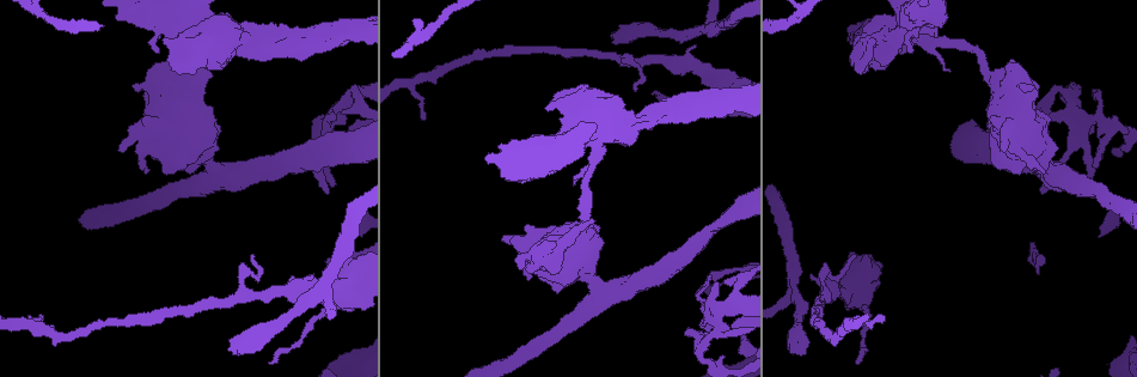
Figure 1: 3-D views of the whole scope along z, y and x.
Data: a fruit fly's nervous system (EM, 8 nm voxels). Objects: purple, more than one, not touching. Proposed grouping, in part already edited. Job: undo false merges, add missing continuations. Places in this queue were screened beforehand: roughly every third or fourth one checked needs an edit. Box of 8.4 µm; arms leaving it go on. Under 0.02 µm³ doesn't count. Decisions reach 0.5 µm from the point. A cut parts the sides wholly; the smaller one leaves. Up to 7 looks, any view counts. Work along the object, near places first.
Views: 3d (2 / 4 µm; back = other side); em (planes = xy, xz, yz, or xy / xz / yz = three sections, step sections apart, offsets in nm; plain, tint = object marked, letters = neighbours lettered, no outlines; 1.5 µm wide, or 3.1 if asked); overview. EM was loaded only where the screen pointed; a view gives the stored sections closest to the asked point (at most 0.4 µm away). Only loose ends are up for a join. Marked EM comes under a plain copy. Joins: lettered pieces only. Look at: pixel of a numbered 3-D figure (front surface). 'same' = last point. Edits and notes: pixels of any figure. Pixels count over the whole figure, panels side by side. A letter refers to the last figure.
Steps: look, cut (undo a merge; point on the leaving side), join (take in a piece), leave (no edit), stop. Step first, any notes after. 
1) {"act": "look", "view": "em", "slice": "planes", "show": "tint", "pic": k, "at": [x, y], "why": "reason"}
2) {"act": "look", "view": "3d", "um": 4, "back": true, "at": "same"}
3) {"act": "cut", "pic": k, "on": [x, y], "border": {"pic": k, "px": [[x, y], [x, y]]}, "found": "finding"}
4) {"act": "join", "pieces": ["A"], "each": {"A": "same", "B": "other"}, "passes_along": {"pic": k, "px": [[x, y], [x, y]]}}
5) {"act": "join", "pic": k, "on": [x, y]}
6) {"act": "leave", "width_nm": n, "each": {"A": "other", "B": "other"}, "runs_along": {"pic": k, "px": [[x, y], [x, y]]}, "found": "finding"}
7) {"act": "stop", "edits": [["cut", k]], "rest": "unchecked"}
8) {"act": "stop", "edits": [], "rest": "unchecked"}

{"act": "look", "view": "em", "slice": "xy", "step": 4, "show": "tint", "pic": 1, "at": [805, 350], "why": "an open end"}

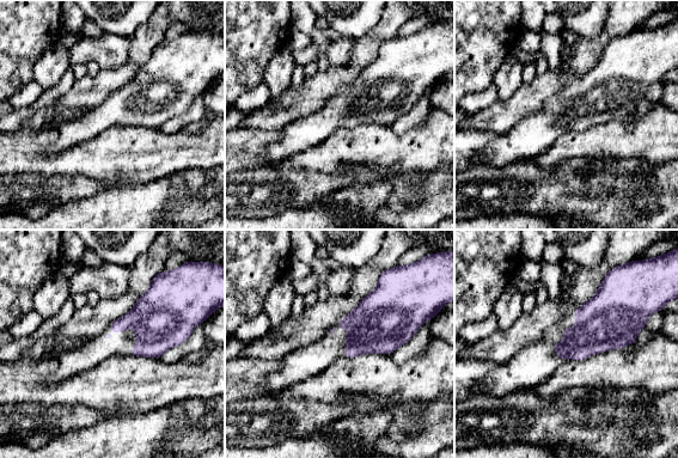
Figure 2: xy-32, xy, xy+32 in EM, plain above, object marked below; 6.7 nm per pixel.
{"act": "look", "view": "em", "slice": "planes", "show": "letters", "at": "same", "why": "cut it another way"}

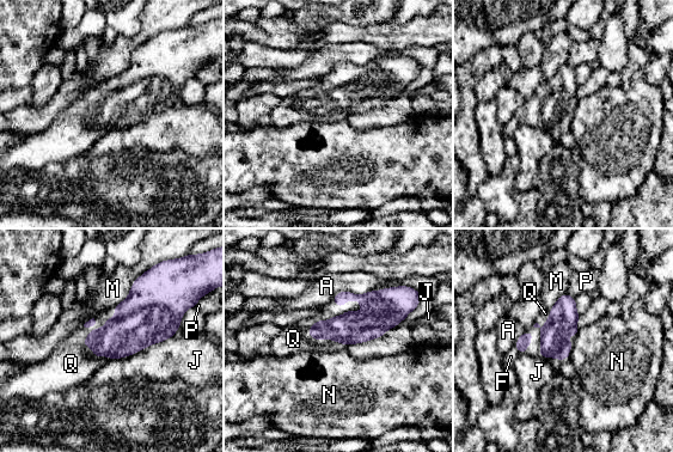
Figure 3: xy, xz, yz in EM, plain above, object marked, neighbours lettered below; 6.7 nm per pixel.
{"act": "join", "pieces": ["Q"], "each": {"A": "other", "F": "other", "J": "other", "M": "other", "N": "other", "P": "other", "Q": "same"}, "passes_along": {"pic": 3, "px": [[354, 327], [332, 317], [299, 333]]}, "found": "it goes on there"}

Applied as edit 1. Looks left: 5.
{"act": "look", "view": "overview", "why": "redraw"}

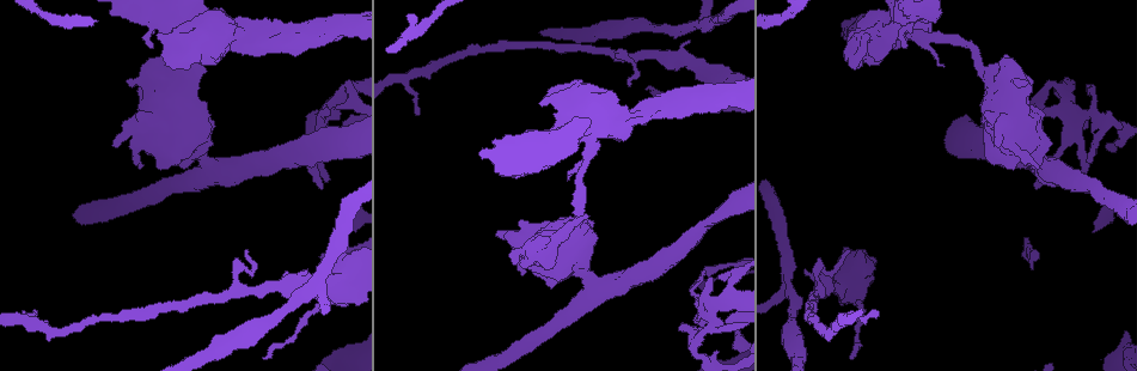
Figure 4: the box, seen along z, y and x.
{"act": "look", "view": "3d", "um": 2, "pic": 4, "at": [245, 251]}

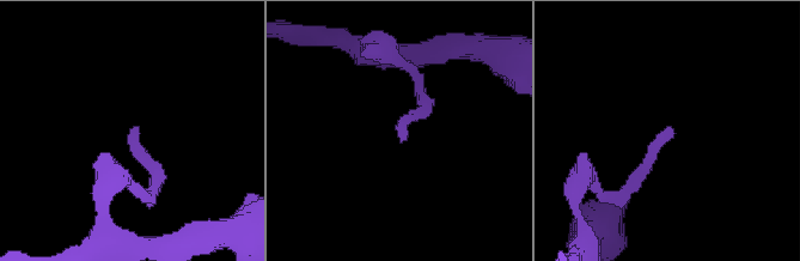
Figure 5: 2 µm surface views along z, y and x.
{"act": "look", "view": "em", "slice": "planes", "show": "letters", "pic": 5, "at": [667, 129], "why": "need the tissue"}

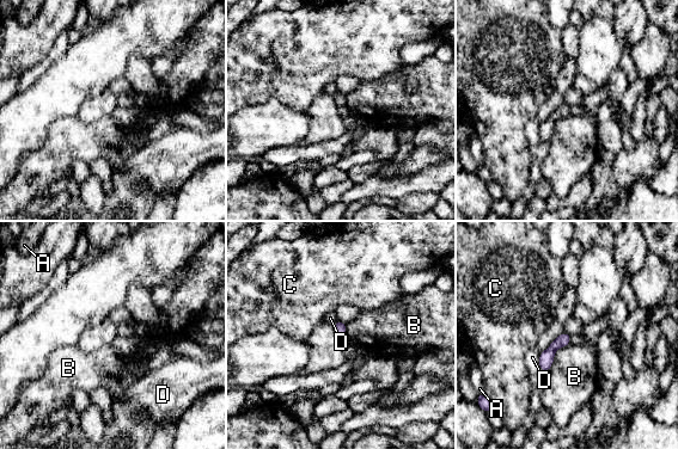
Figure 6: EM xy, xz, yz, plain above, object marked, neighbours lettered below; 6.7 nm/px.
{"act": "leave", "each": {"A": "other", "B": "other", "C": "other", "D": "other"}, "found": "none of them fits"}

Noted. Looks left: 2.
{"act": "stop", "edits": [["join", 3]], "rest": "unchecked"}

